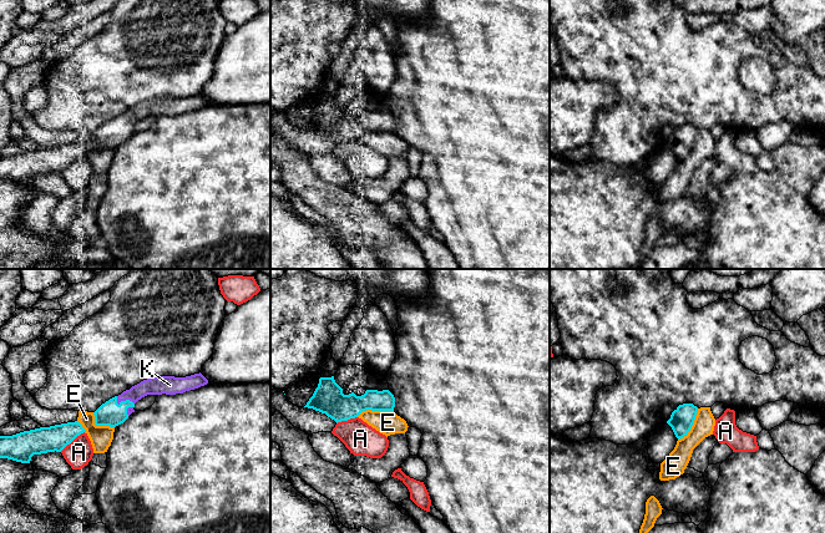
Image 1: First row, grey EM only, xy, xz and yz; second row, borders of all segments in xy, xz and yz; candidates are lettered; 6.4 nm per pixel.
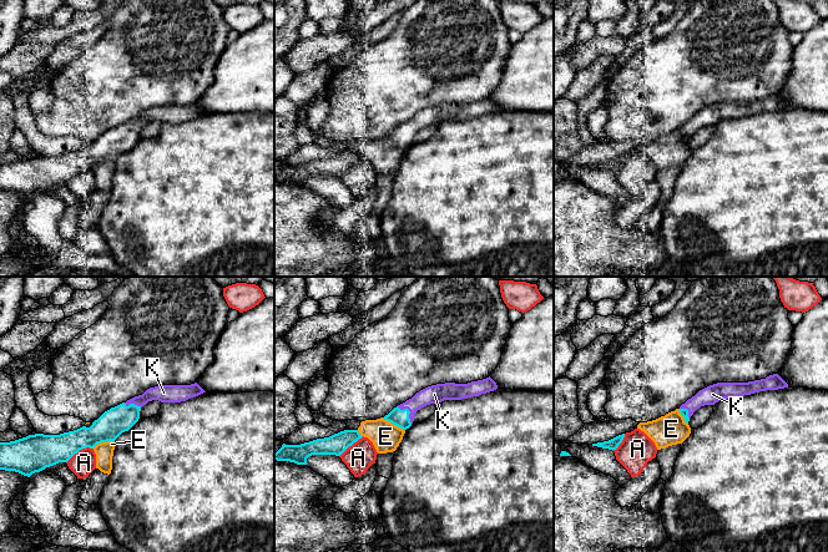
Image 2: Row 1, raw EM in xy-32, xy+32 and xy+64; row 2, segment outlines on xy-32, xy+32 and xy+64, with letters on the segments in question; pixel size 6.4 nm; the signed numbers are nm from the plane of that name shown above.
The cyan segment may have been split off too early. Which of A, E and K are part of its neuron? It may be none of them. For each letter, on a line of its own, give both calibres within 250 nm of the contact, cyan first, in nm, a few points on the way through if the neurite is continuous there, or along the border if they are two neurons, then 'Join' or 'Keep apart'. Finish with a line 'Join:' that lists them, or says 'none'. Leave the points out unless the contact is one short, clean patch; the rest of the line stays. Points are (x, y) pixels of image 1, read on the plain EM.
A: Thickness 170 nm (cyan) against 170 nm. Keep apart
E: Thickness 180 nm (cyan) against 160 nm. Keep apart
K: Thickness 160 nm (cyan) against 110 nm. Path across: xy (110, 135), (123, 122), (137, 112), (155, 106). Join
Join: K

